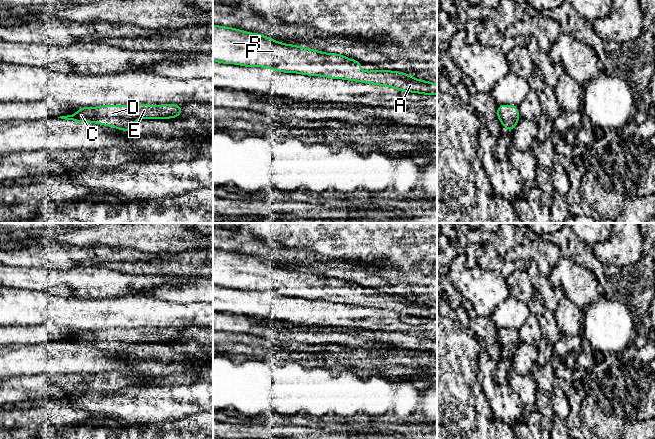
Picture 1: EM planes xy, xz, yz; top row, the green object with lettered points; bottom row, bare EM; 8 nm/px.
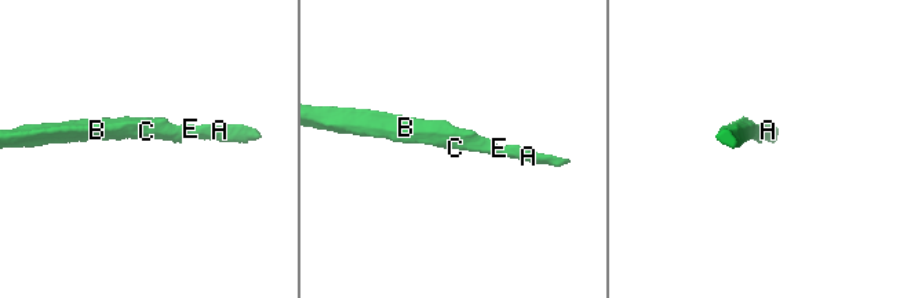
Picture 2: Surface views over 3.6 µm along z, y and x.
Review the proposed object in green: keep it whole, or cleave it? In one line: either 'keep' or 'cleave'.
keep

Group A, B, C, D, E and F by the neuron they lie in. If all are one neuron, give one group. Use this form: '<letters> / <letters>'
A B C D E F

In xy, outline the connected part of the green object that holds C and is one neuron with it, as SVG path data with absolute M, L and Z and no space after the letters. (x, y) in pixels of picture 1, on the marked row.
M148 104L103 105L100 107L80 107L76 114L58 118L76 122L93 122L122 131L132 131L136 119L174 119L182 112L182 107L175 104L161 106Z

